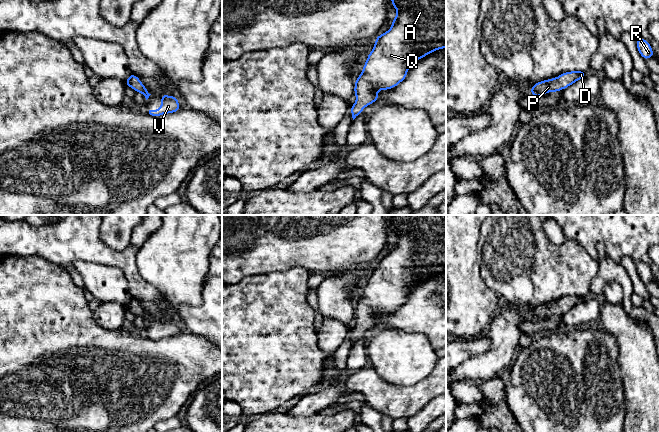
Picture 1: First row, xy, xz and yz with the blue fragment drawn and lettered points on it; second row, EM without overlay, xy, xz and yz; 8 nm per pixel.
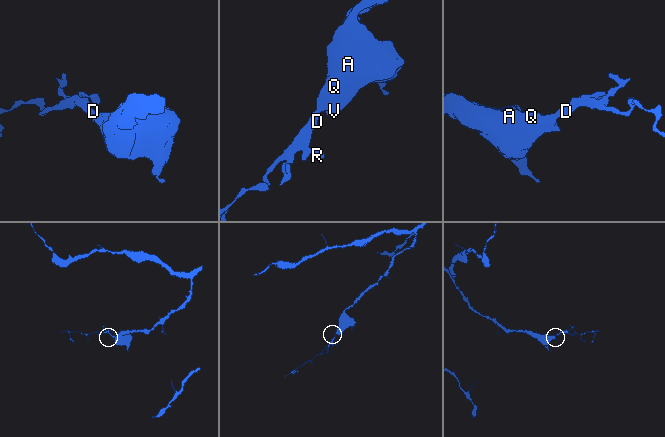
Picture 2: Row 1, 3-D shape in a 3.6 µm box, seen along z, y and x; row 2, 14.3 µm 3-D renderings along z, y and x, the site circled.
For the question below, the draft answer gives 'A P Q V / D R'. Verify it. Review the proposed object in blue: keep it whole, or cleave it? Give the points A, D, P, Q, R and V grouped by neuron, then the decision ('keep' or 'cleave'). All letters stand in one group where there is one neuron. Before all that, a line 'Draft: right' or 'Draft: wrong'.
Draft: wrong
groups A D P Q R V; keep

